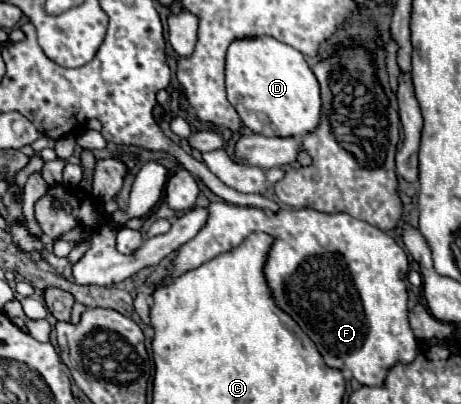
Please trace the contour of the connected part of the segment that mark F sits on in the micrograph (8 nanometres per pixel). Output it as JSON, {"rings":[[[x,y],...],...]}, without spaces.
{"rings":[[[224,200],[210,202],[208,208],[208,224],[188,244],[176,250],[170,268],[170,278],[178,278],[180,274],[198,268],[214,256],[240,246],[242,240],[252,232],[270,234],[274,238],[274,244],[270,246],[266,256],[264,278],[272,300],[280,310],[294,318],[302,332],[316,344],[322,360],[330,368],[348,368],[362,386],[382,386],[388,370],[392,370],[396,364],[414,362],[420,346],[408,324],[408,258],[404,250],[386,232],[348,214],[322,214],[310,208],[280,210],[272,216],[266,216],[260,208],[234,206]]]}

